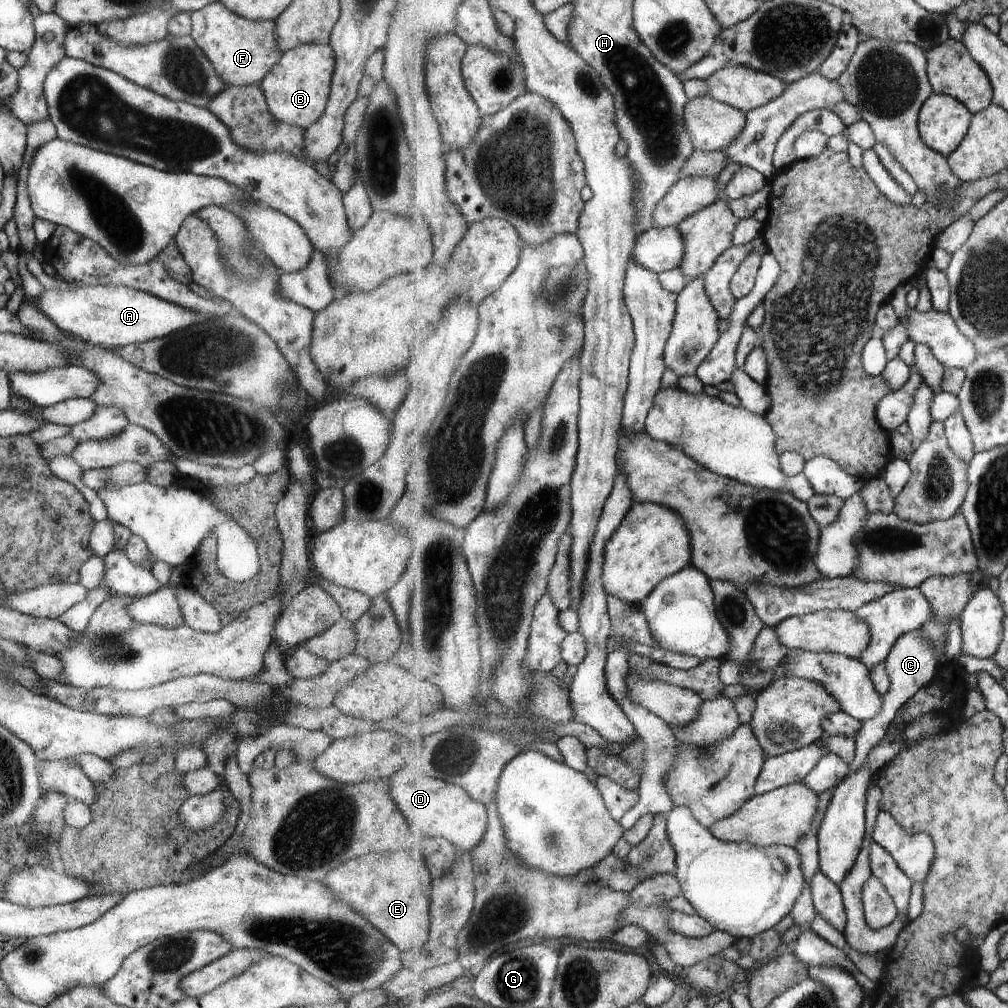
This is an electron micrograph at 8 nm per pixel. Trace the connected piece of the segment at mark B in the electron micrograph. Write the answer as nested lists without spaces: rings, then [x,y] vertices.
[[[307,43],[282,51],[279,60],[257,83],[266,102],[269,116],[275,122],[305,130],[323,112],[329,94],[335,59],[331,45]]]

